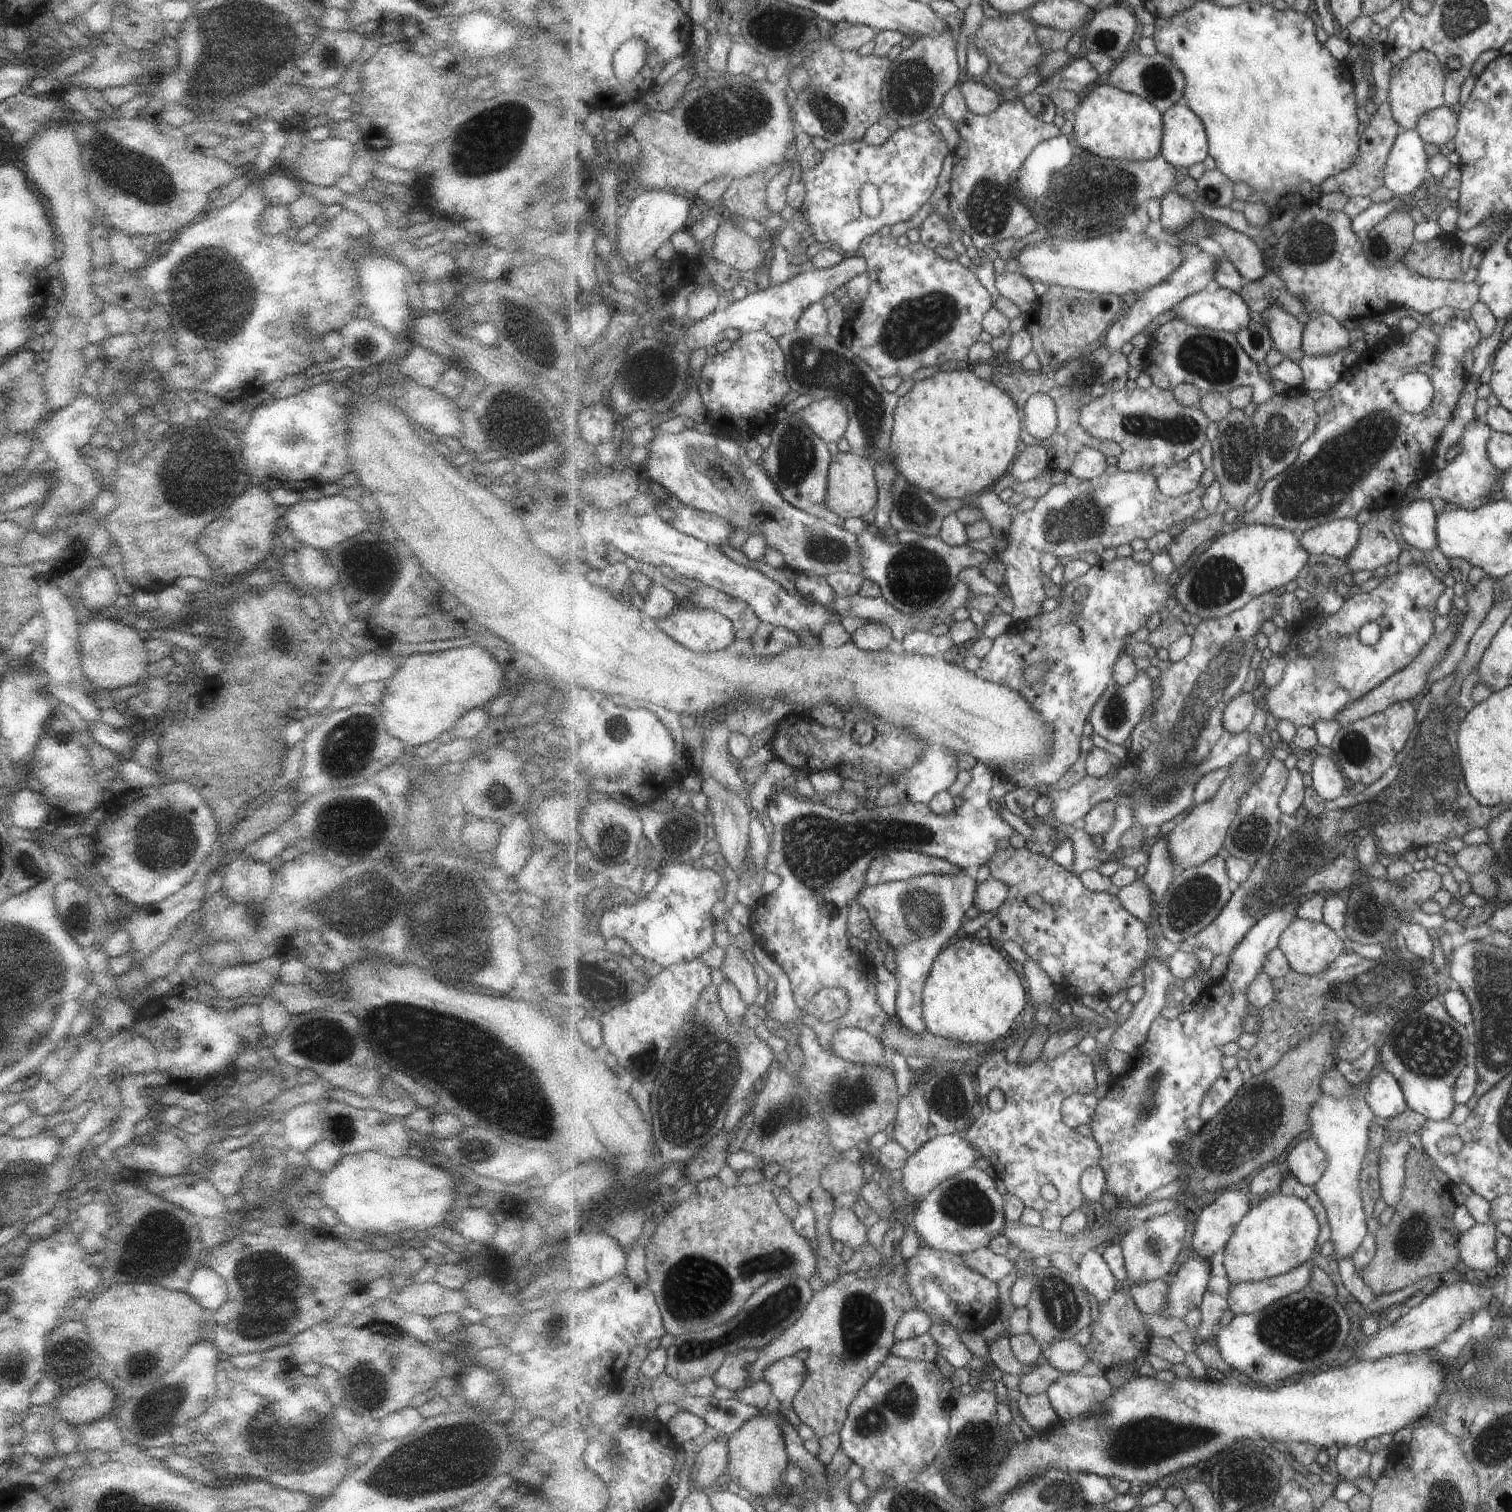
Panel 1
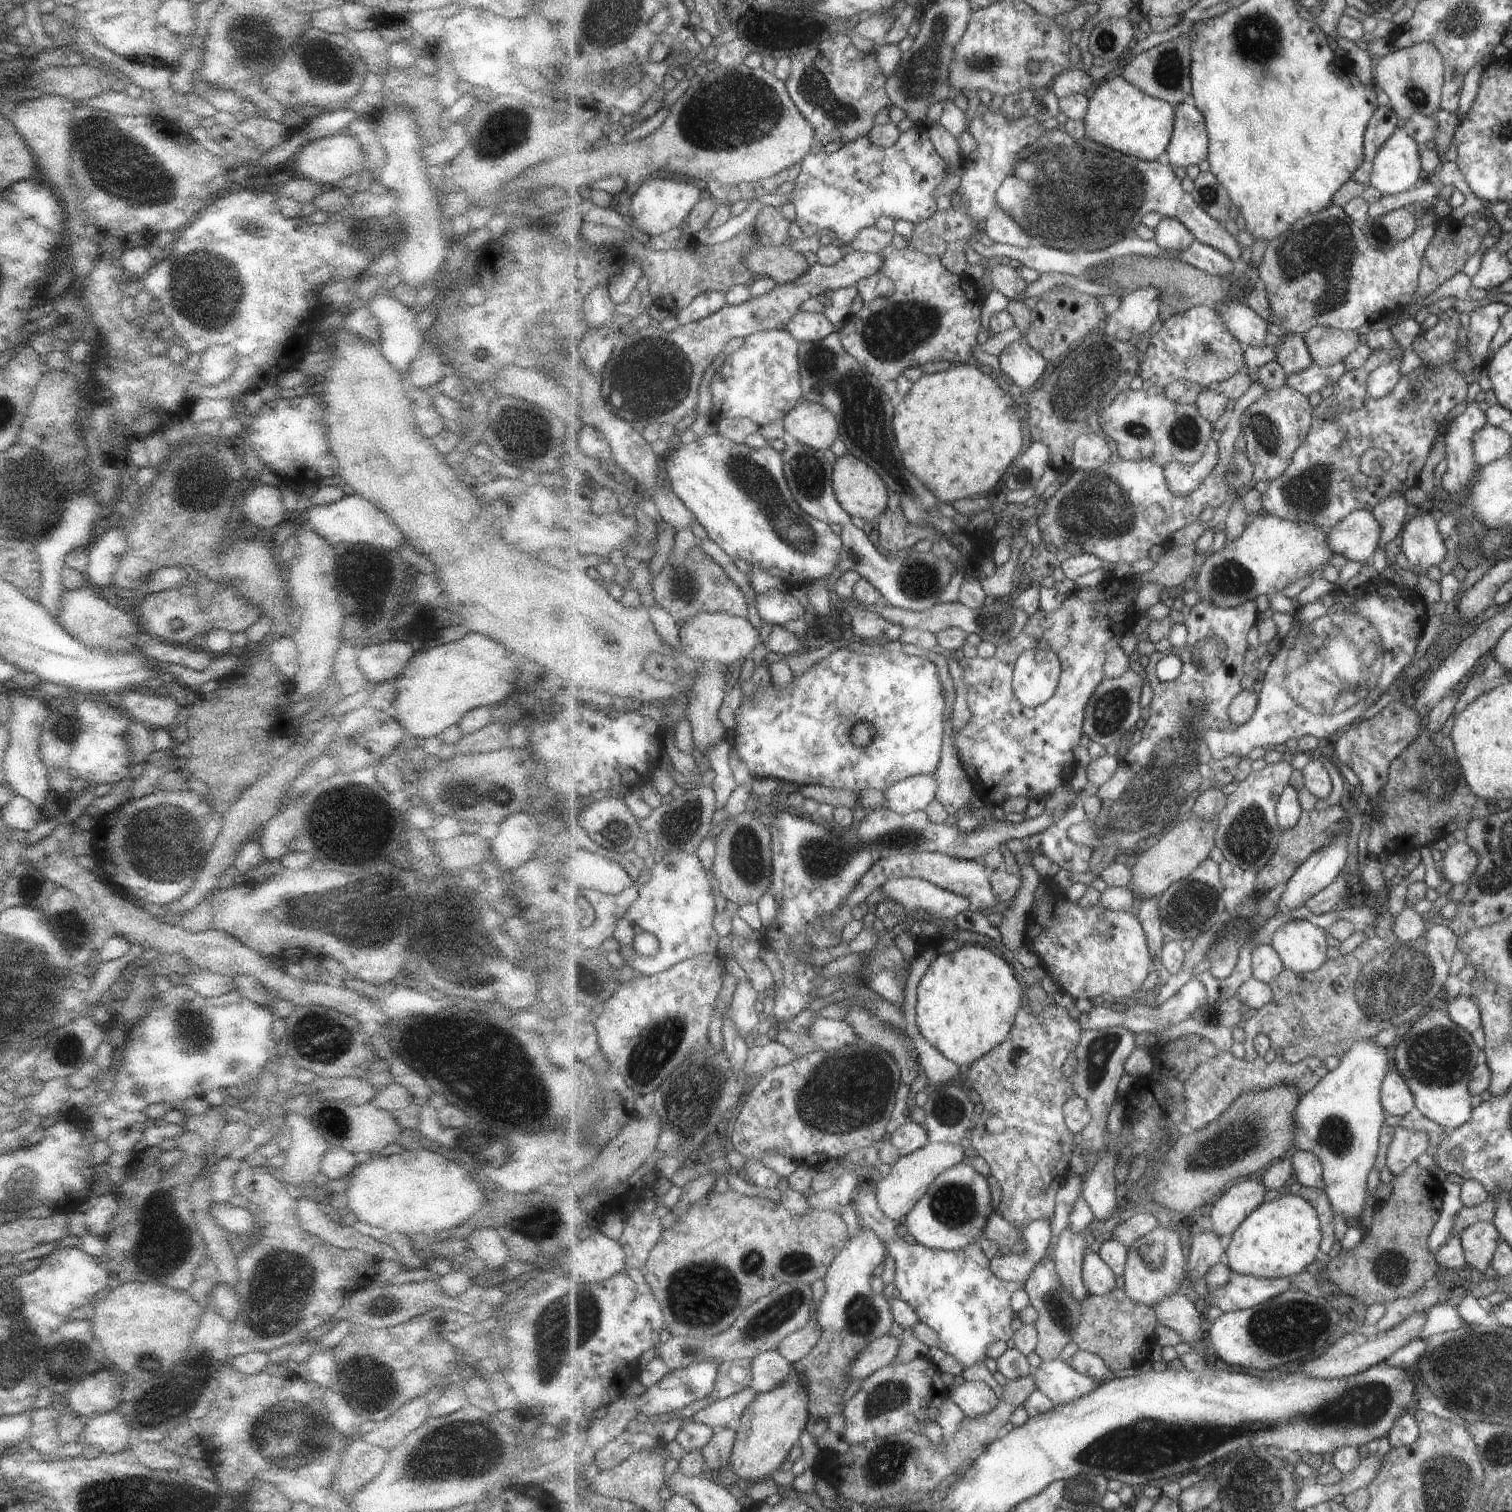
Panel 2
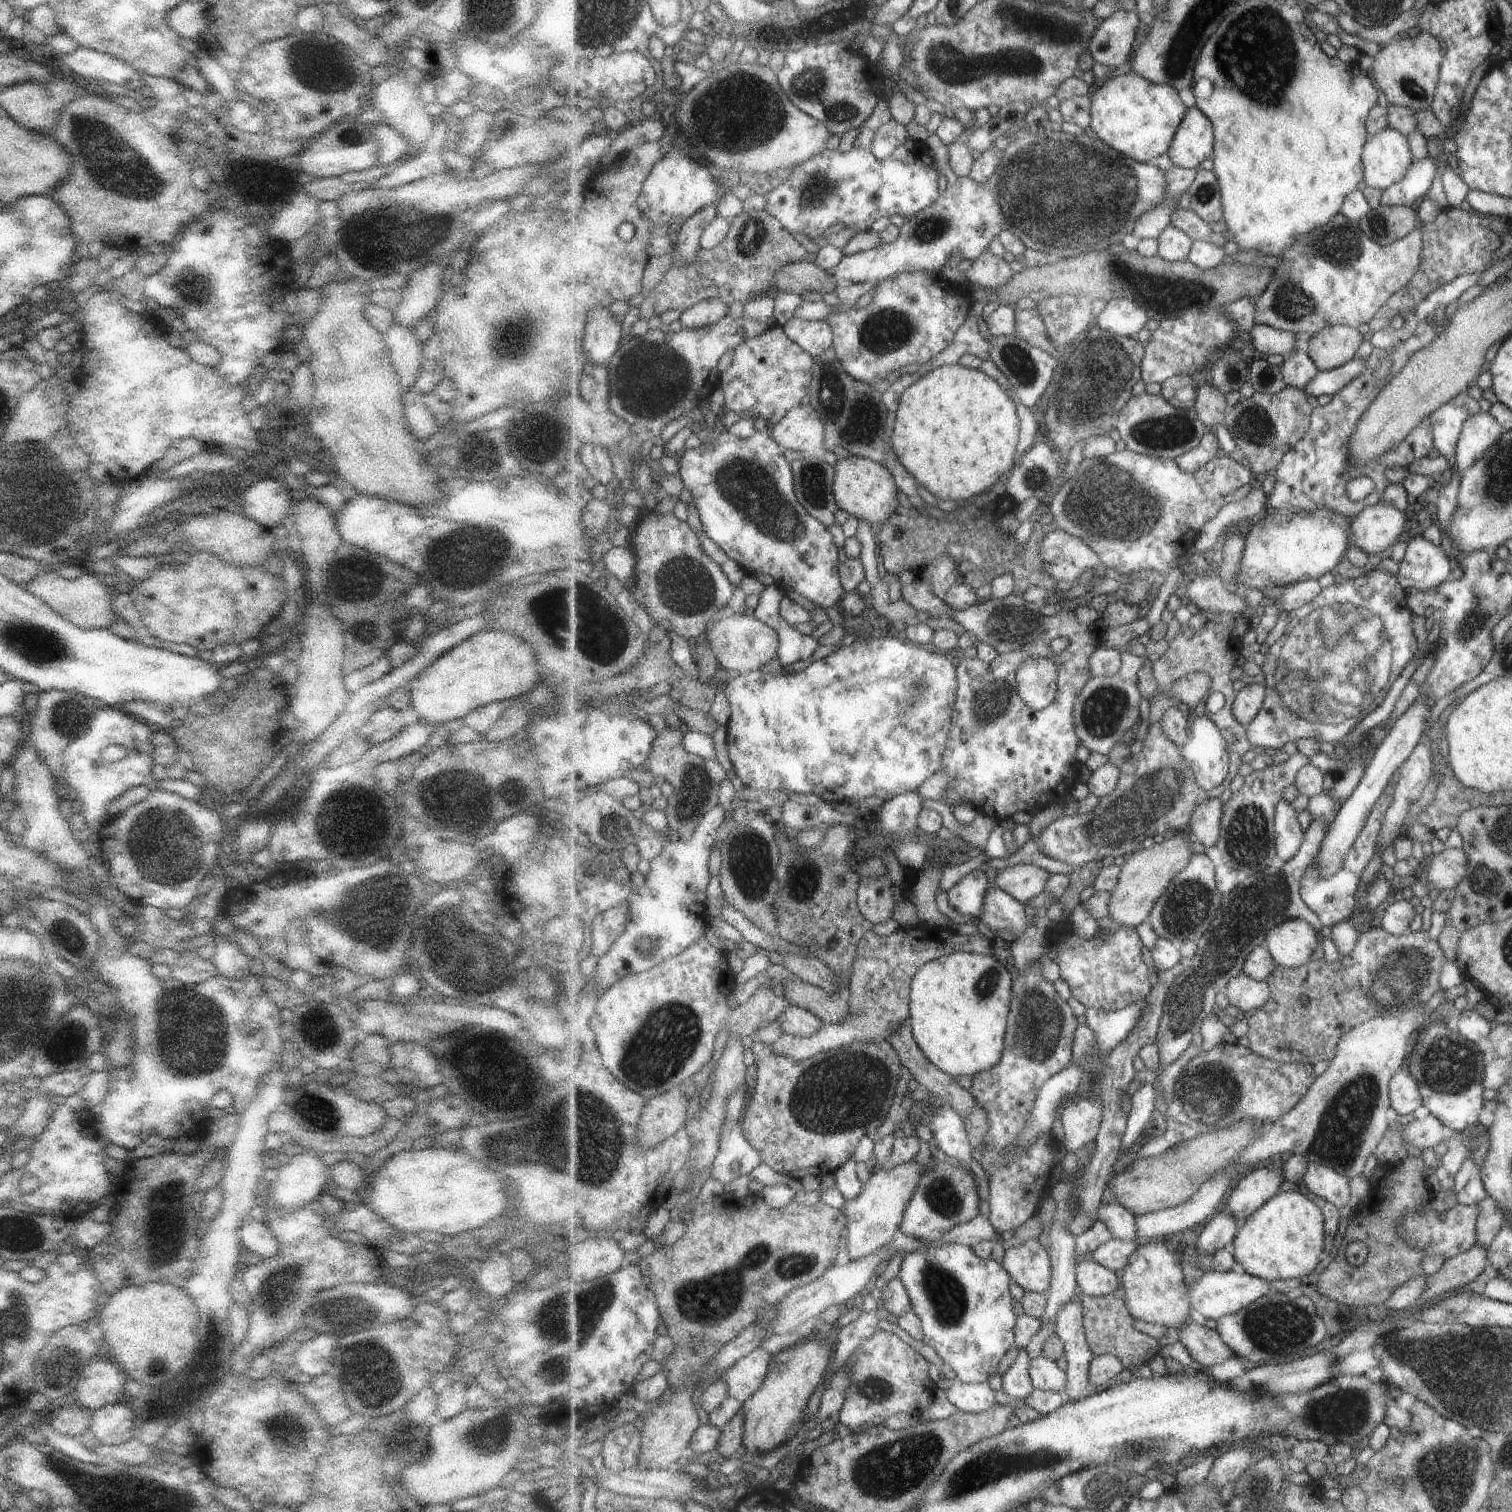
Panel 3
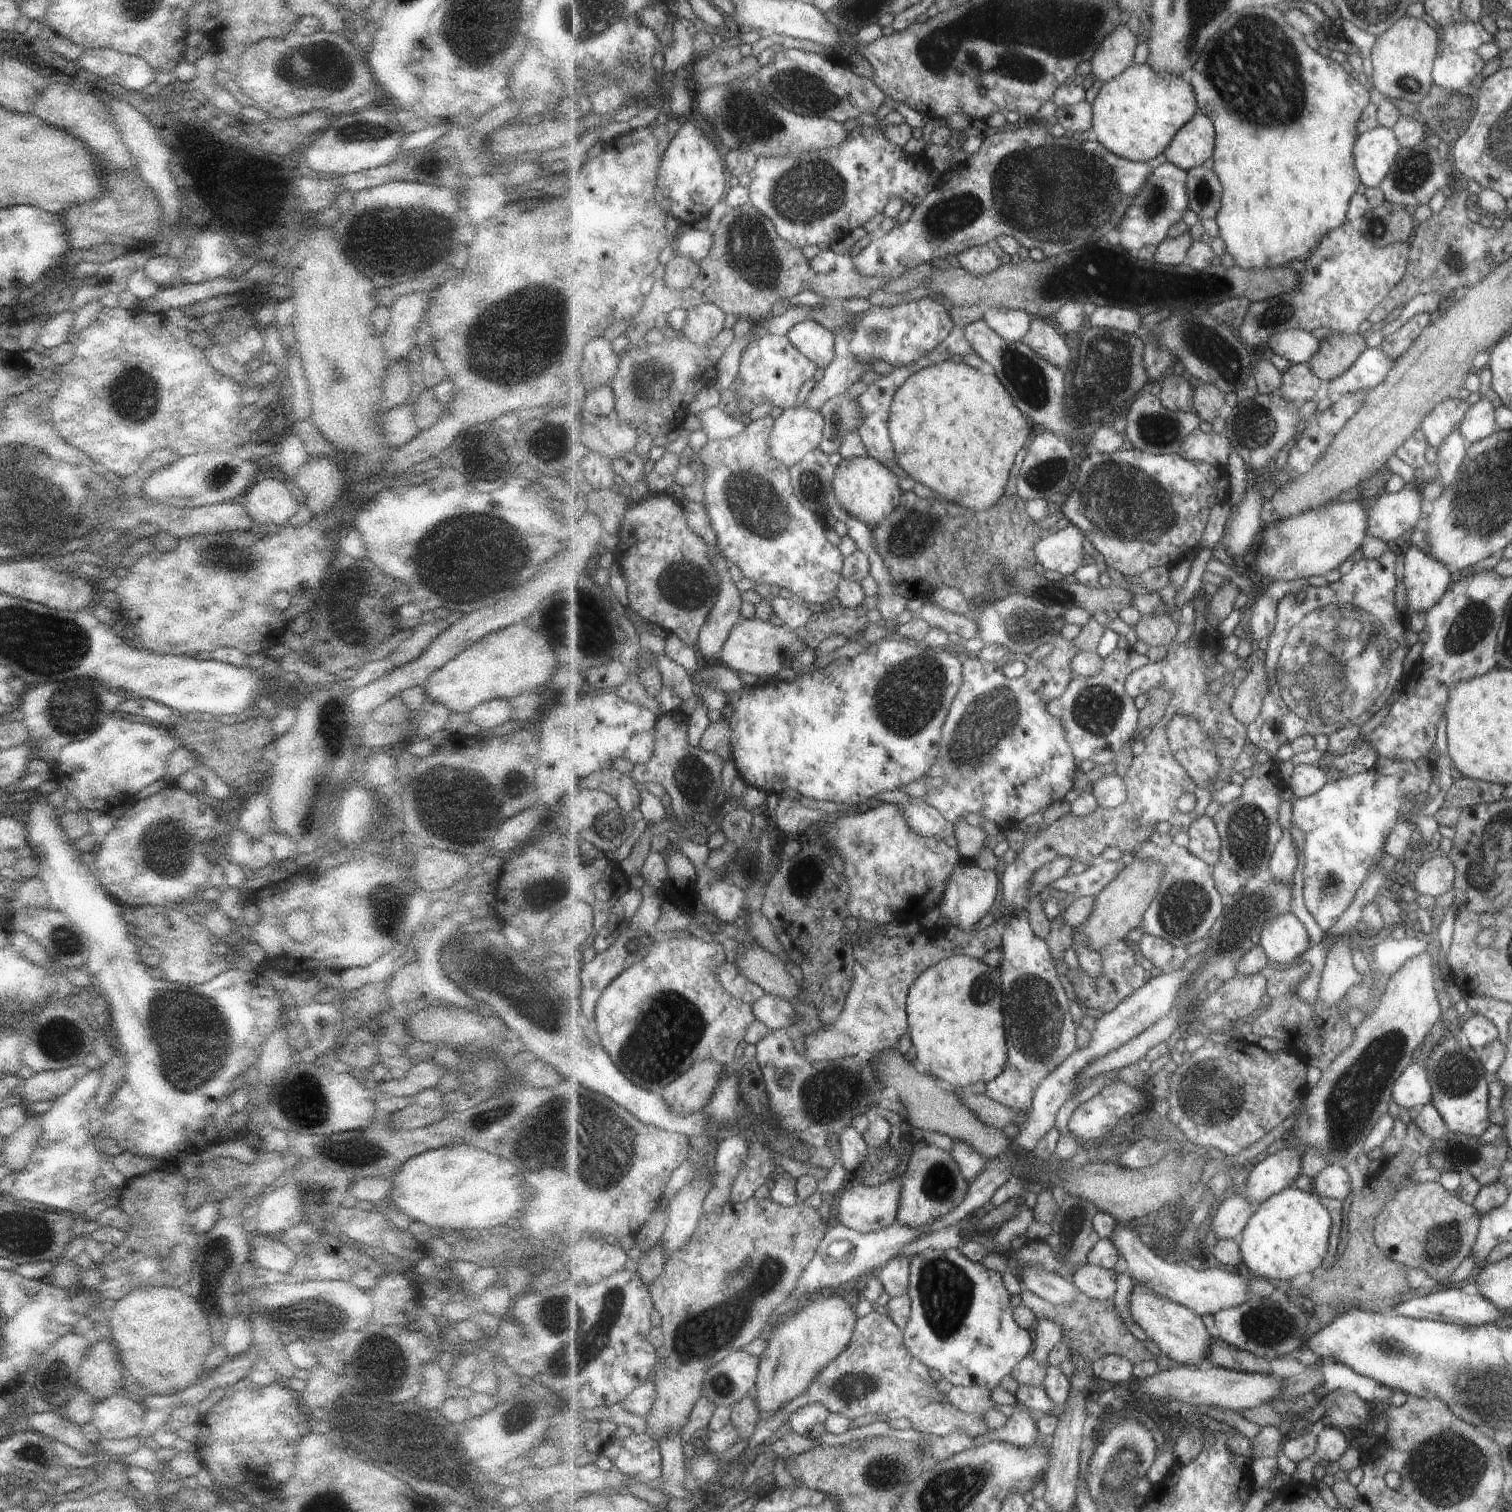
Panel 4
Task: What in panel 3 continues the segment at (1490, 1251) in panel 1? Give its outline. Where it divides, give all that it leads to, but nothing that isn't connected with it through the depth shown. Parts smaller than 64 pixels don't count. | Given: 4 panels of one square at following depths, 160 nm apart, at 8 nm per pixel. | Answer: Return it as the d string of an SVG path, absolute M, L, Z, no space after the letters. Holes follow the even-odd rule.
M1485 1196L1475 1206L1479 1208L1476 1220L1476 1243L1487 1248L1493 1236L1504 1225L1505 1212L1497 1206L1497 1202L1491 1196Z

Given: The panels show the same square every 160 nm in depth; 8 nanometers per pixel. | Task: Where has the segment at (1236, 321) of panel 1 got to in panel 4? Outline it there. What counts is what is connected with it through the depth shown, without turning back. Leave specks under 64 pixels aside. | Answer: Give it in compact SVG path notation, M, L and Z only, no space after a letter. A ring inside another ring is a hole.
M1289 329L1281 334L1275 334L1268 344L1273 352L1284 357L1291 364L1310 362L1319 352L1325 338L1317 338L1312 330Z

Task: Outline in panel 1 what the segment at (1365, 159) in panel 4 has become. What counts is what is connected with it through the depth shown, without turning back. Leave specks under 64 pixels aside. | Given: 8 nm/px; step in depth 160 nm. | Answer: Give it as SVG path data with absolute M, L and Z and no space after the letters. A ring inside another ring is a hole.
M1416 129L1402 132L1384 166L1384 185L1405 198L1416 197L1429 178L1429 159L1425 141Z

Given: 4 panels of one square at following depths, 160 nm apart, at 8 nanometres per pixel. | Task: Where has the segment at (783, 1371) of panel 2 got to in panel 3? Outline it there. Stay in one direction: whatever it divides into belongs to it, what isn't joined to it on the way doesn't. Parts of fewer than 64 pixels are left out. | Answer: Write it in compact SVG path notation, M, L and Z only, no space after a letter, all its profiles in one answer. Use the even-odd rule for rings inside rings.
M761 1348L739 1358L739 1361L721 1376L723 1382L727 1384L729 1397L737 1398L743 1403L749 1400L765 1382L771 1360L773 1355Z

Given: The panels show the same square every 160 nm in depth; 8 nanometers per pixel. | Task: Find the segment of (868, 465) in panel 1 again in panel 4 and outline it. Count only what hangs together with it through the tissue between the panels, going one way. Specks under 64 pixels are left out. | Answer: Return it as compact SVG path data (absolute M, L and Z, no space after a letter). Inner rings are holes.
M871 456L847 458L838 464L833 480L836 501L851 517L872 526L888 519L898 507L904 496L899 486L899 476L887 465Z

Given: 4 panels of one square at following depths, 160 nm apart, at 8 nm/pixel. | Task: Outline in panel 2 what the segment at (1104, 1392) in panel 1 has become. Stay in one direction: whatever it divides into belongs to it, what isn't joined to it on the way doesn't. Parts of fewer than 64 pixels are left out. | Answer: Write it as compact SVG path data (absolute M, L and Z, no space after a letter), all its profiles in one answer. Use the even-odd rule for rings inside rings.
M1061 1358L1042 1361L1033 1374L1036 1376L1038 1389L1049 1395L1056 1405L1087 1396L1101 1384L1098 1380L1077 1372Z

